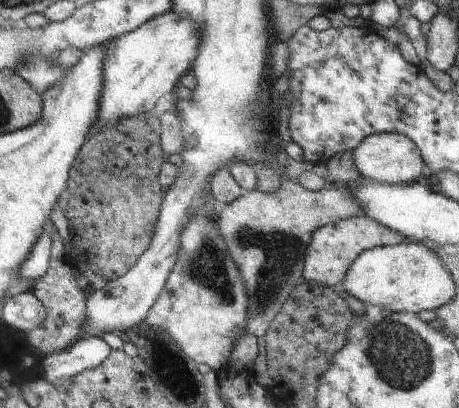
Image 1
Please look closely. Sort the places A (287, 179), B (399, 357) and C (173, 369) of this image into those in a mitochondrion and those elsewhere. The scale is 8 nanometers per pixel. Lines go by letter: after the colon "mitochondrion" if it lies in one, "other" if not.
A: other
B: mitochondrion
C: mitochondrion

